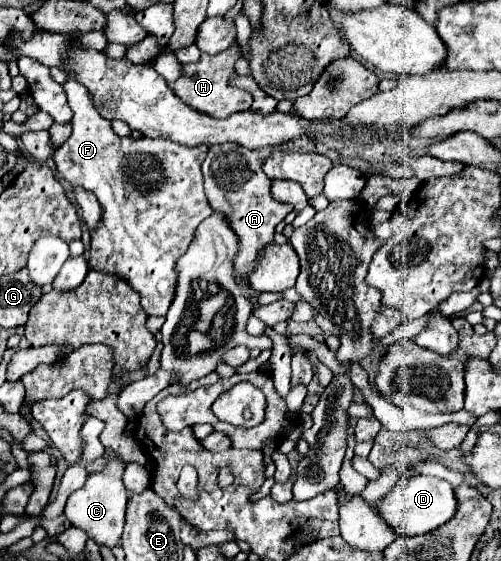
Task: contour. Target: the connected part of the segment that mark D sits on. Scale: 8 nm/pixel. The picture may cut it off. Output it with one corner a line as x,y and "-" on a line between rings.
415,475
415,477
399,477
397,485
383,495
381,501
375,503
375,509
379,517
387,523
387,527
395,535
403,537
415,537
415,535
425,535
455,515
455,493
451,491
451,485
443,479
437,477
425,477
425,475

